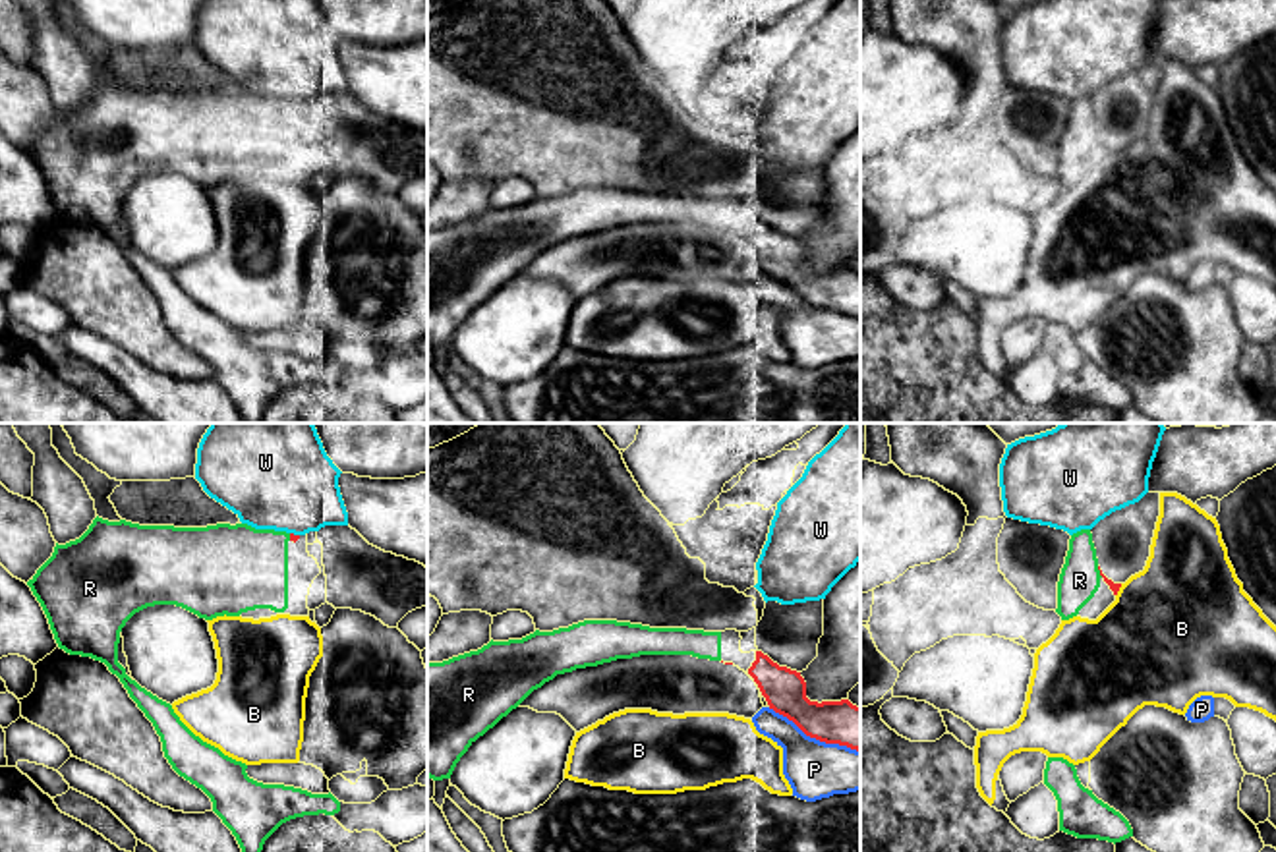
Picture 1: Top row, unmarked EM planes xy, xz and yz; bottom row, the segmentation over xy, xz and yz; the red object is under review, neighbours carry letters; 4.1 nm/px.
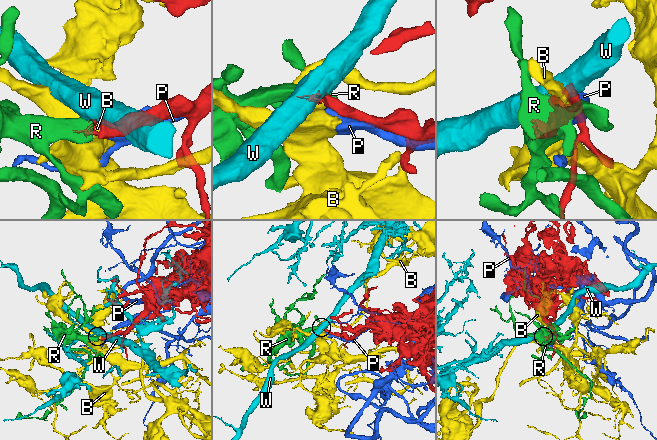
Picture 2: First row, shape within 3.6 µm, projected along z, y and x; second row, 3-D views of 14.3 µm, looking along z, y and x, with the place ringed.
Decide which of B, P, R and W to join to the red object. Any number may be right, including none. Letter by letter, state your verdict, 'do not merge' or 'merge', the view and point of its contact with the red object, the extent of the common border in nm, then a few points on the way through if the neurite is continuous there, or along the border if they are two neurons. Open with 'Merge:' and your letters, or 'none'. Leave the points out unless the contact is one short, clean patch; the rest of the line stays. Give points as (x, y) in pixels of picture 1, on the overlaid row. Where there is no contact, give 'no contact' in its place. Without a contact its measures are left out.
Merge: R
B: do not merge; contact yz (1118, 590); length 60 nm; border yz (1122, 584), (1116, 596)
P: do not merge; contact xz (814, 737); length 420 nm
R: merge; contact yz (1101, 572); length 50 nm; way yz (1114, 588), (1101, 572), (1087, 572), (1079, 580)
W: do not merge; contact xy (292, 534); length 40 nm; border xy (290, 532), (298, 536)

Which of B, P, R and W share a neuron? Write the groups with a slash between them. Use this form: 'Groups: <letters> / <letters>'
Groups: B / P / R / W

